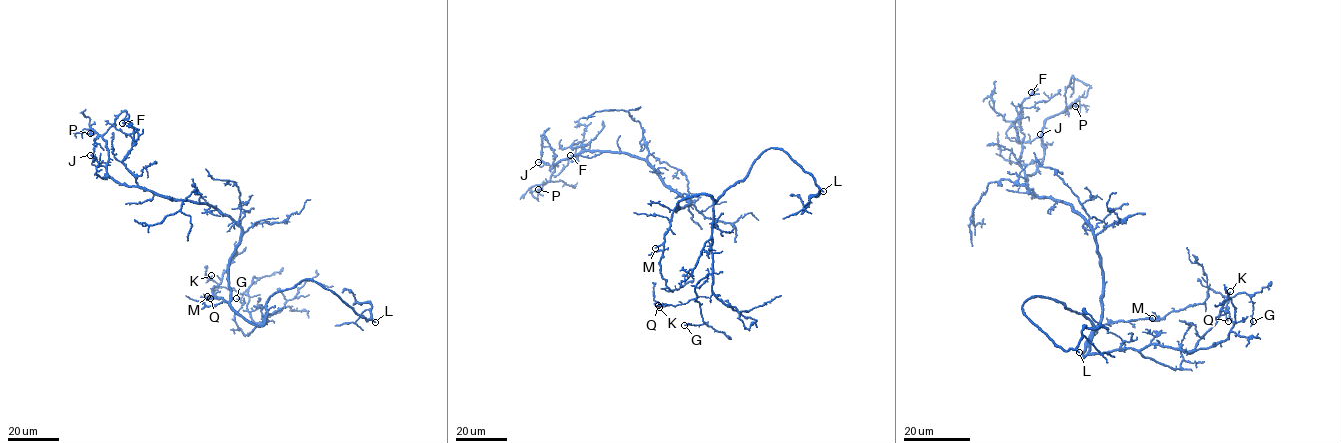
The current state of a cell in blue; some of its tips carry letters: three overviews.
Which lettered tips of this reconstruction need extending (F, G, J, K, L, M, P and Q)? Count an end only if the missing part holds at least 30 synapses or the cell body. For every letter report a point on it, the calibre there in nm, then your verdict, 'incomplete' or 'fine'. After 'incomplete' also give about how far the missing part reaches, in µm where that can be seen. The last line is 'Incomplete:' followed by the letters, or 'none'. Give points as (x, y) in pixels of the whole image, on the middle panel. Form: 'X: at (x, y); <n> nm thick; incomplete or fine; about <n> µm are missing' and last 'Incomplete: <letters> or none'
F: at (570, 155); 130 nm thick; fine
G: at (684, 325); 130 nm thick; fine
J: at (538, 162); 190 nm thick; fine
K: at (659, 307); 120 nm thick; fine
L: at (823, 191); 190 nm thick; incomplete; about 60 µm are missing
M: at (655, 248); 140 nm thick; fine
P: at (538, 189); 180 nm thick; fine
Q: at (658, 305); 170 nm thick; fine
Incomplete: L

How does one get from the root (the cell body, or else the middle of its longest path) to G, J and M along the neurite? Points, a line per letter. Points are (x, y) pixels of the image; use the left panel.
G: (228, 278), (229, 305), (253, 324), (265, 323), (263, 316), (256, 323), (247, 308), (256, 277), (236, 298)
J: (228, 278), (228, 260), (241, 232), (230, 218), (204, 203), (164, 198), (140, 187), (118, 184), (90, 155)
M: (228, 278), (228, 302), (207, 296)

